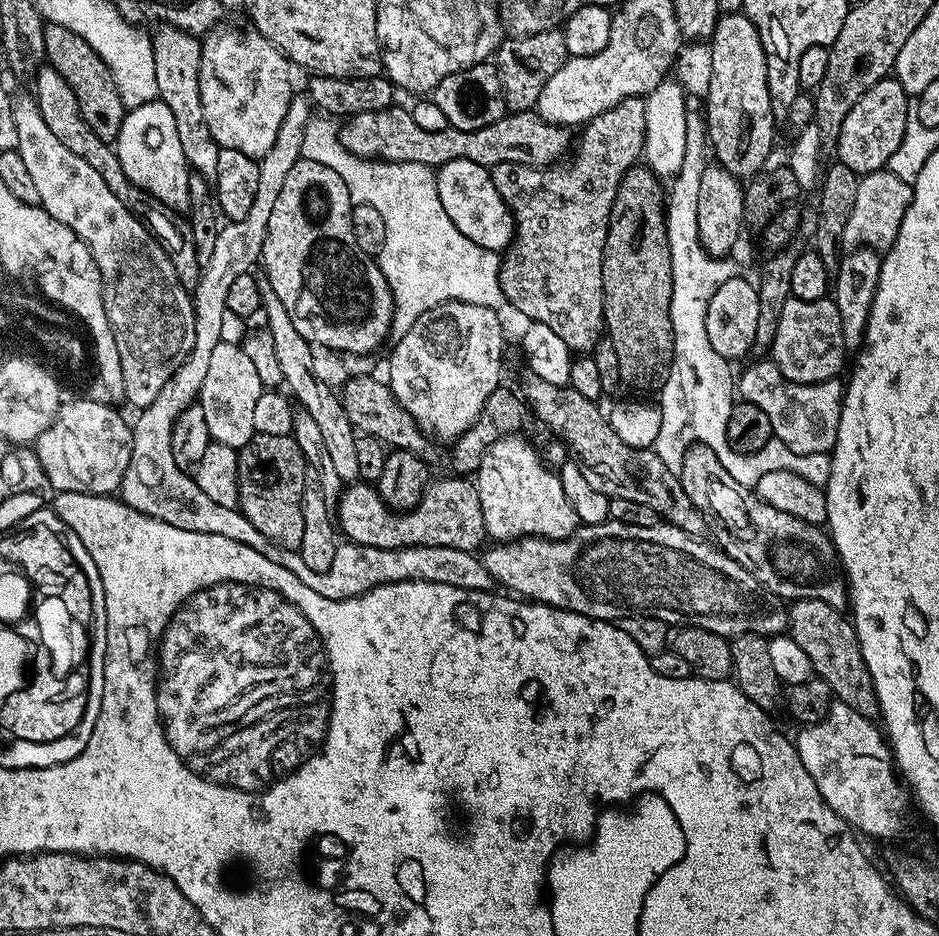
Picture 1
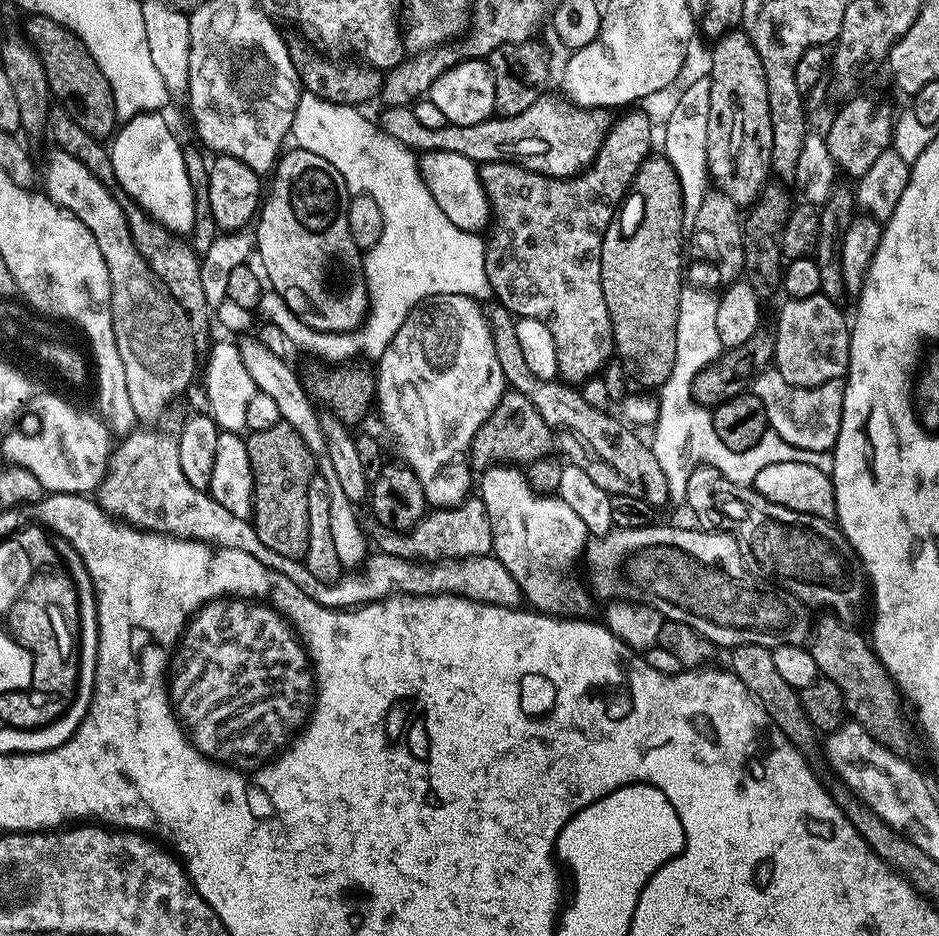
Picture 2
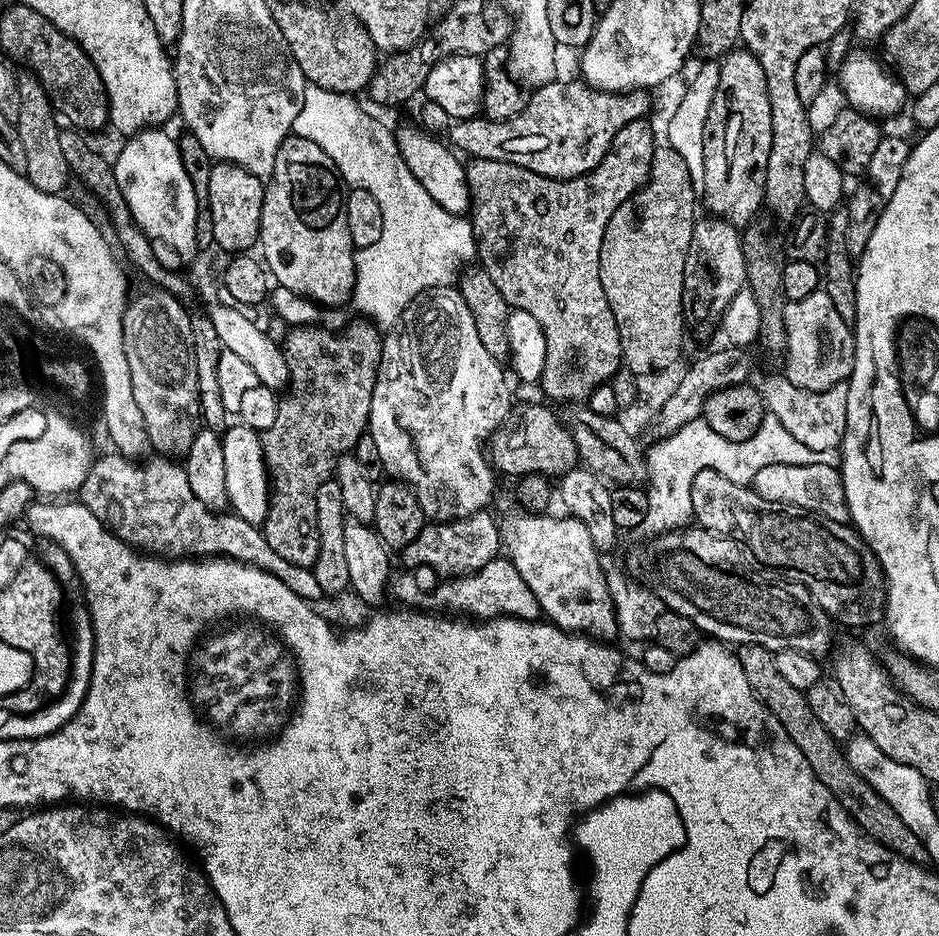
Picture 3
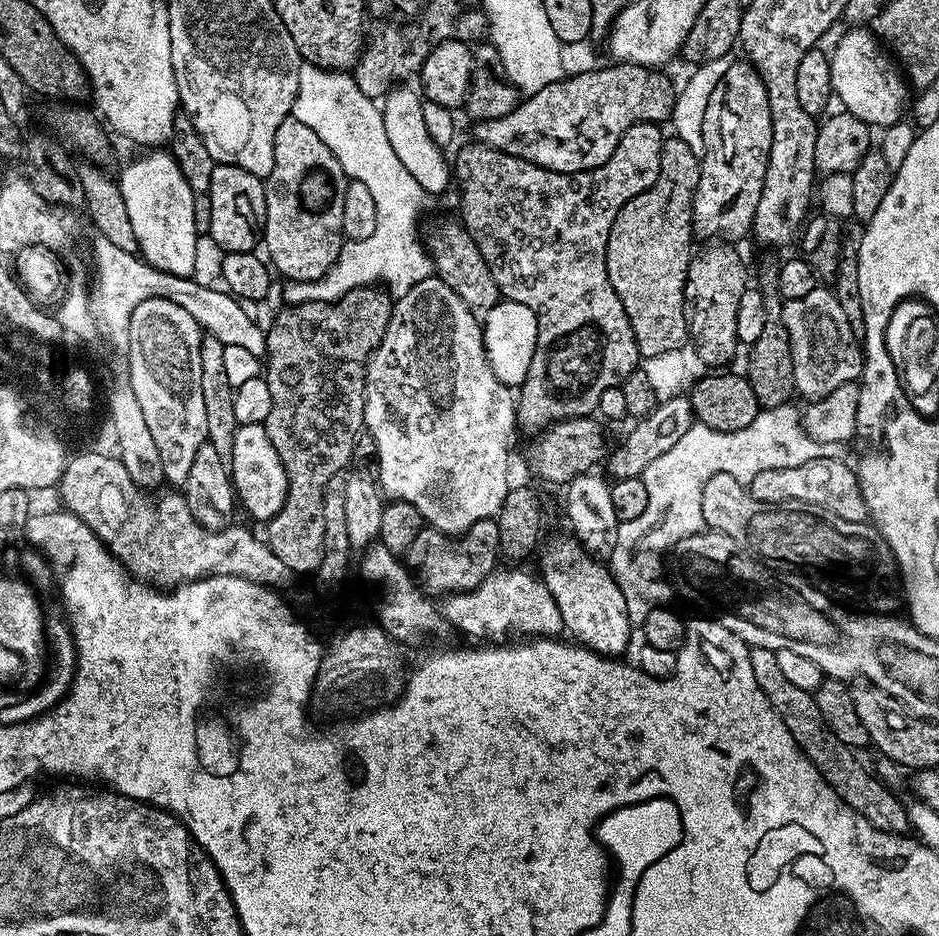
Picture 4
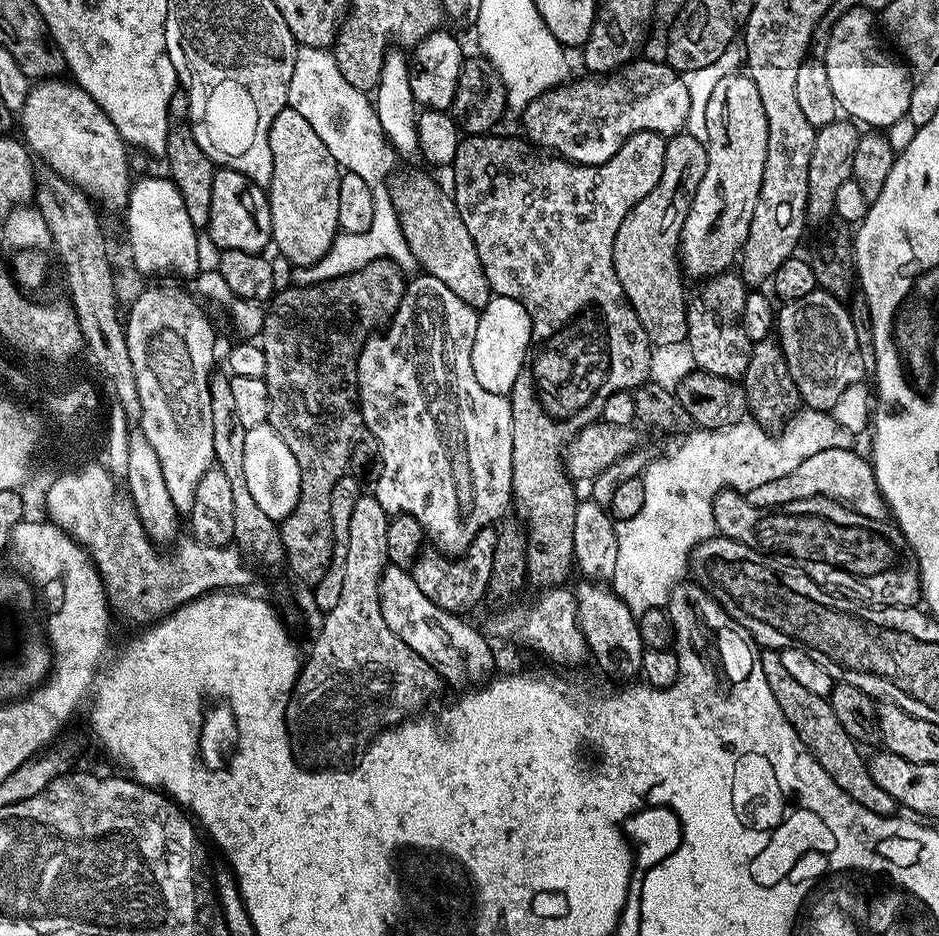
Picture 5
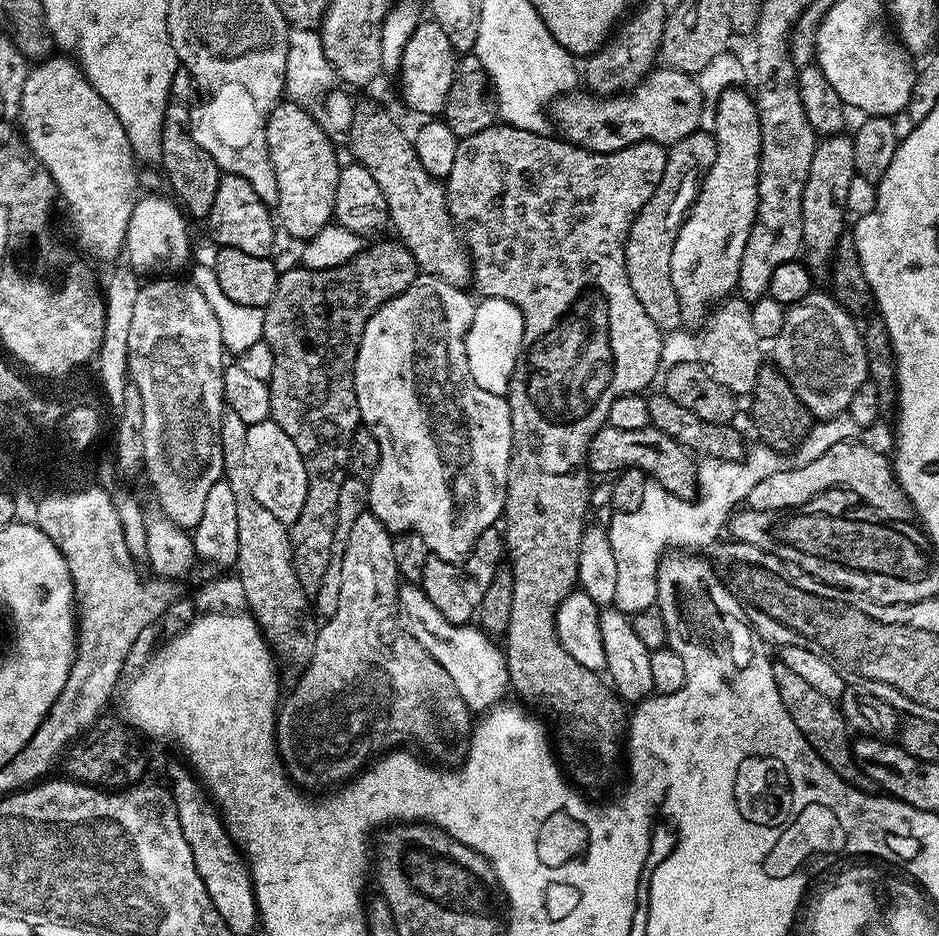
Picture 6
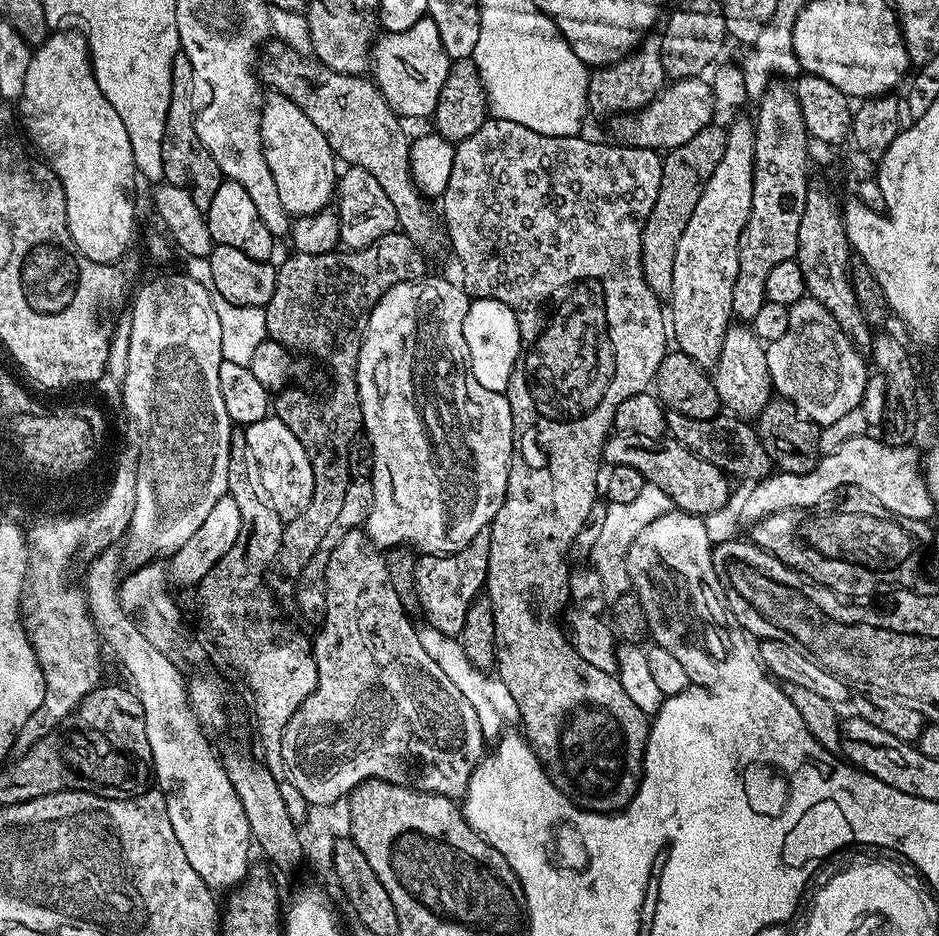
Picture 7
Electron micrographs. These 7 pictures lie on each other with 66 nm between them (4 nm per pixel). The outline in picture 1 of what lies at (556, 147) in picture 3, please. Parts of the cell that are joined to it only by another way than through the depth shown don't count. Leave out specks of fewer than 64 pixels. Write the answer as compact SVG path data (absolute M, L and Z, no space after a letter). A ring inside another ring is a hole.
M393 106L386 110L358 114L347 121L345 128L339 129L340 140L350 154L364 160L383 160L389 164L410 162L426 164L436 170L440 165L456 159L491 166L494 164L529 164L532 168L543 168L557 163L556 160L568 148L567 127L550 124L535 111L505 114L498 122L482 130L458 130L449 126L446 130L431 132L422 130L414 122L407 107Z

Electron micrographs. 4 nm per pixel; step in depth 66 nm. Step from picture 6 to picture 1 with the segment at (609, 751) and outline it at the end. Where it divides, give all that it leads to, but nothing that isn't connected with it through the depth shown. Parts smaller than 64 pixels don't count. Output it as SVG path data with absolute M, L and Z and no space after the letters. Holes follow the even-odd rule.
M627 97L605 113L598 114L583 125L576 157L568 168L545 166L532 168L529 164L491 165L494 186L512 212L515 241L500 265L500 285L504 299L513 304L529 321L545 324L566 342L573 353L588 354L605 335L604 287L602 266L604 247L608 237L608 223L622 178L637 167L644 154L646 138L646 110L641 97Z

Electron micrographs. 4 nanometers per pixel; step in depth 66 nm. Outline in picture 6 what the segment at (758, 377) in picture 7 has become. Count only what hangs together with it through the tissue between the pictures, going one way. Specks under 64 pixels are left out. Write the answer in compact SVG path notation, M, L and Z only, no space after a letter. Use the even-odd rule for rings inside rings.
M733 294L709 311L703 325L704 333L700 336L699 363L703 364L714 382L726 386L726 390L730 390L737 398L744 398L752 393L758 382L758 370L762 366L762 342L758 334L754 334L754 322L750 322L751 313L751 303Z

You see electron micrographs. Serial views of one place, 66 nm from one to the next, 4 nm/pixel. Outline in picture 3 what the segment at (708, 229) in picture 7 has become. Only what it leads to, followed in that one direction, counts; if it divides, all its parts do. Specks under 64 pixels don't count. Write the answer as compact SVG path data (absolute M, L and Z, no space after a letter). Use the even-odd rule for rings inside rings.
M737 46L724 53L719 66L718 88L705 122L702 204L704 200L711 215L743 226L764 204L764 183L772 145L770 98L766 90L766 74L762 74L758 58L754 58L747 48Z

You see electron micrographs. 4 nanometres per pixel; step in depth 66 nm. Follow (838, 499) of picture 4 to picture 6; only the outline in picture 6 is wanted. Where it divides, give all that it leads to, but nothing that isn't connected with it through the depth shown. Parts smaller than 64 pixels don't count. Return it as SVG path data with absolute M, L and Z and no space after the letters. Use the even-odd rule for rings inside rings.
M847 442L832 446L820 458L814 461L797 463L797 468L787 466L780 473L776 473L758 482L746 499L747 507L761 512L773 510L800 510L809 503L811 496L824 492L827 488L849 488L856 496L861 496L863 503L869 509L875 510L883 519L908 520L910 505L907 496L900 489L896 480L893 465L880 452L867 448L861 442Z

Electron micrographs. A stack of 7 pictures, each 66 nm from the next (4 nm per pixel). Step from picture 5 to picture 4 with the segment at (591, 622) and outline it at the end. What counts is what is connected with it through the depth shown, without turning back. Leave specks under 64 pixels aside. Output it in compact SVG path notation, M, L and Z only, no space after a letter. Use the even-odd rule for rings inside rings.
M575 538L569 540L552 540L544 548L540 556L541 568L538 575L554 596L554 602L558 602L558 610L562 614L564 632L567 633L575 643L589 648L591 652L598 652L601 656L613 658L623 657L628 643L632 640L632 629L634 624L628 617L627 602L618 582L609 571L609 565L601 562L588 553L583 545Z

